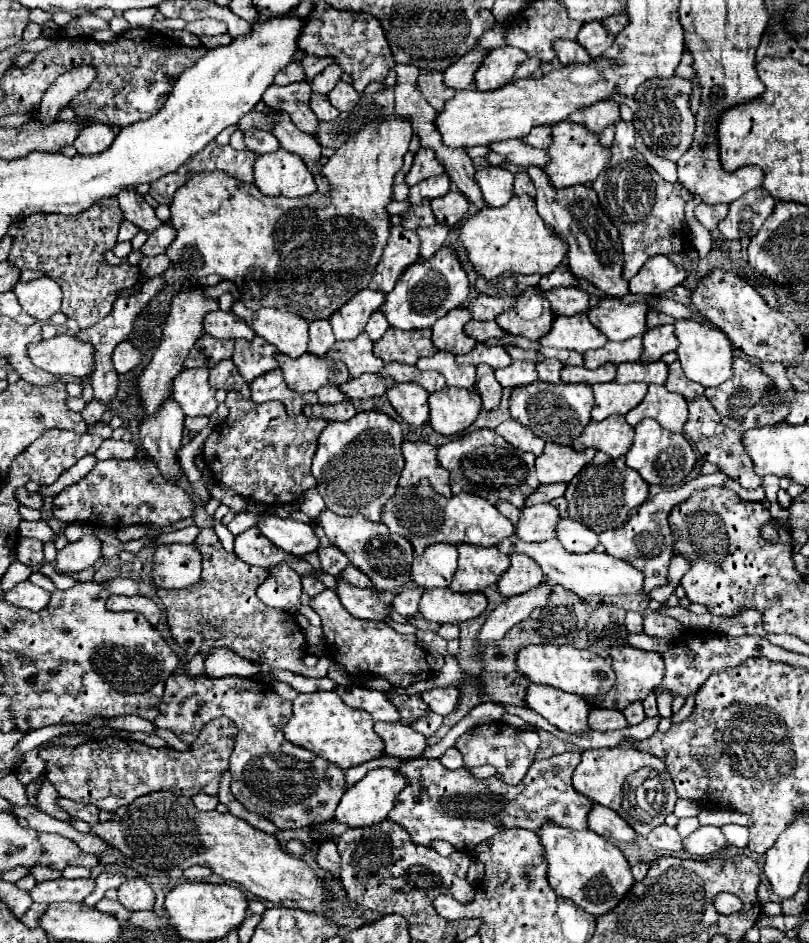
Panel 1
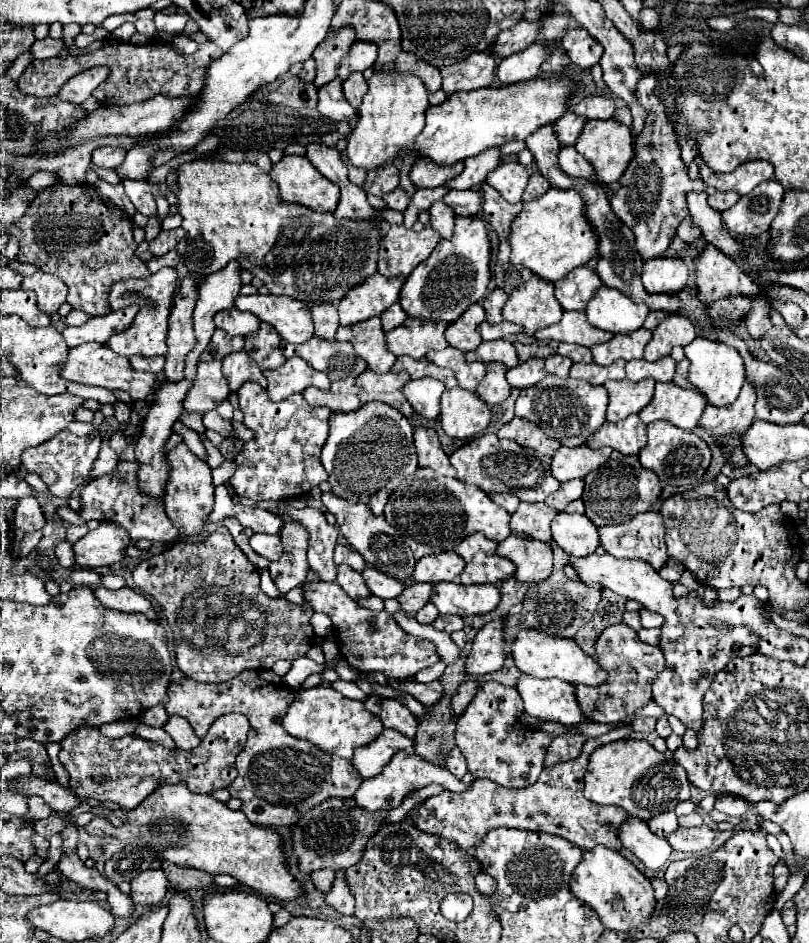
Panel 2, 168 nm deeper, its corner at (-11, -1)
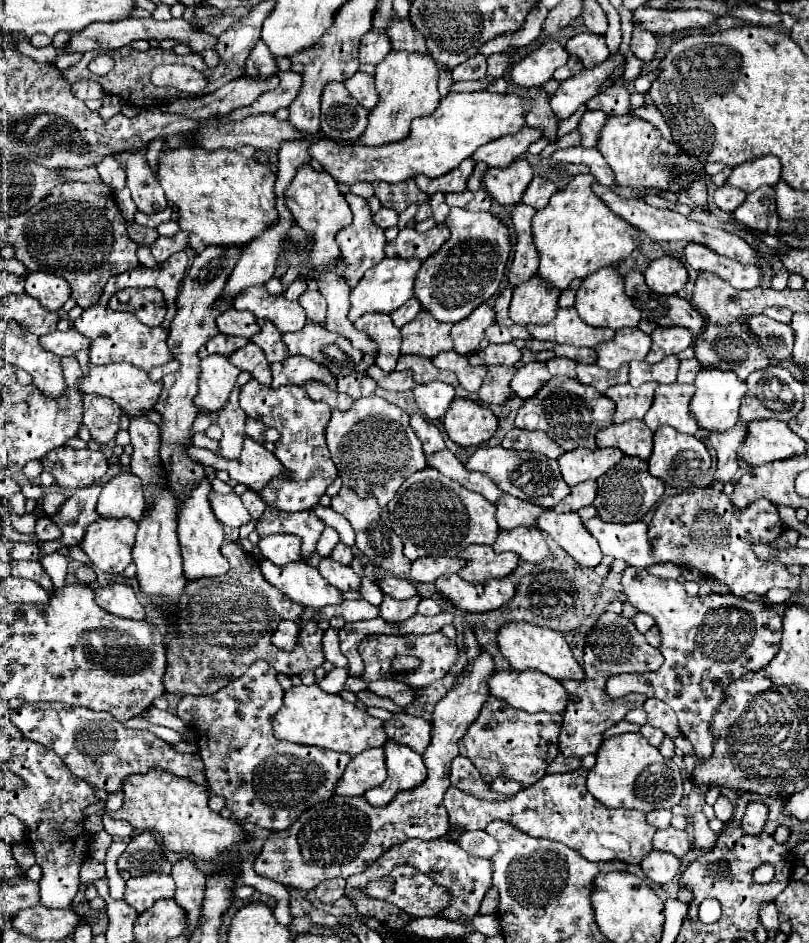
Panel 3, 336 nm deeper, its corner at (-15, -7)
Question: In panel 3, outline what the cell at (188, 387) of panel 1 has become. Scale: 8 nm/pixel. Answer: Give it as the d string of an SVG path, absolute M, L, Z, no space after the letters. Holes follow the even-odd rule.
M211 355L211 357L201 359L199 369L201 369L199 393L195 395L193 403L201 411L217 413L227 403L227 399L235 387L239 369L231 367L231 363L221 355Z

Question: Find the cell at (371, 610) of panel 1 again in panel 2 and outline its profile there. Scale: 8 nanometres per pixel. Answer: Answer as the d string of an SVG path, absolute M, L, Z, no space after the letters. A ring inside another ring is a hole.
M341 563L337 565L337 579L335 583L339 583L339 587L351 597L351 599L359 599L359 597L369 597L369 589L361 577L359 571L353 571L349 565Z

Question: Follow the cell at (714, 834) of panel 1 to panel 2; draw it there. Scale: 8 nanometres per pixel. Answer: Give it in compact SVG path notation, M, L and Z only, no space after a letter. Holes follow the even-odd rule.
M705 825L695 827L695 829L683 829L679 827L677 831L667 835L667 841L673 849L685 851L685 853L695 853L703 851L713 843L713 831L707 829Z

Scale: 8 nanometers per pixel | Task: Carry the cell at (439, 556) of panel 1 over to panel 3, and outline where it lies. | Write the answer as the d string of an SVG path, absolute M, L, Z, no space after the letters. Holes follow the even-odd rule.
M421 557L413 561L411 581L415 583L433 583L443 575L453 575L463 569L463 559L459 557Z

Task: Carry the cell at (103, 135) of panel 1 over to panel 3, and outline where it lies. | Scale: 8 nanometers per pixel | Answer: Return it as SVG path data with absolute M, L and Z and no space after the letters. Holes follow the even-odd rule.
M113 155L103 159L103 163L97 165L97 171L99 171L103 183L111 185L111 189L119 191L119 189L125 187L125 167Z

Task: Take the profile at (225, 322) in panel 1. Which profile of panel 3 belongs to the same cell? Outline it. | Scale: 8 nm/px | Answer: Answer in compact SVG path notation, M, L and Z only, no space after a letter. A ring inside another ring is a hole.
M229 309L217 317L217 327L221 333L247 337L251 339L255 333L259 333L259 323L249 311L237 311Z

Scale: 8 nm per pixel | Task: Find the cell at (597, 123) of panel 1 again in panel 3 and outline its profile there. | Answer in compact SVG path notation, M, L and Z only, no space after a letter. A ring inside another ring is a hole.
M611 85L603 93L595 95L587 103L589 111L605 111L607 115L627 115L629 113L629 91L623 85Z

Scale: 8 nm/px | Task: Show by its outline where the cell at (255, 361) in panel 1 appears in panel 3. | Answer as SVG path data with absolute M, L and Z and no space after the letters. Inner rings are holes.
M263 321L261 331L255 337L251 337L251 341L257 343L263 349L263 353L265 353L269 363L277 363L277 361L287 359L287 347L283 345L281 333L273 323Z

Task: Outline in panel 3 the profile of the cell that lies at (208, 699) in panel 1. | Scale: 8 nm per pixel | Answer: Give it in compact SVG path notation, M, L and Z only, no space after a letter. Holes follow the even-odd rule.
M257 661L215 695L181 695L177 717L195 731L211 791L227 799L235 819L269 831L285 831L303 811L335 795L335 783L343 777L351 755L275 739L271 719L285 695L275 675L269 663Z

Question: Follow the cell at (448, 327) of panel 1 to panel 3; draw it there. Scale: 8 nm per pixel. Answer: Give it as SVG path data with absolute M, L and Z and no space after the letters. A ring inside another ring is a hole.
M483 303L479 311L473 311L467 319L463 319L463 323L455 323L451 329L455 351L461 355L473 355L475 351L483 349L487 345L485 329L493 323L495 313L487 303Z

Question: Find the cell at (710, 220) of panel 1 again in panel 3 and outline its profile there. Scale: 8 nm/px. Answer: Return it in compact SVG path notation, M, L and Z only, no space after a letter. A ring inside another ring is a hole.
M721 185L721 187L715 191L713 201L715 201L715 205L717 205L721 211L733 213L733 211L745 201L745 193L743 193L743 191L737 191L735 187Z

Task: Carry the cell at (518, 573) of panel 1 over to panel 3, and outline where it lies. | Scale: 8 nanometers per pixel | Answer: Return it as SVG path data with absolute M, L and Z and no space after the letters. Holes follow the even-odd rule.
M517 527L513 531L501 531L499 539L493 543L493 549L497 553L513 551L521 559L535 563L535 565L543 563L551 555L549 545L545 543L541 531L529 529L529 527Z

